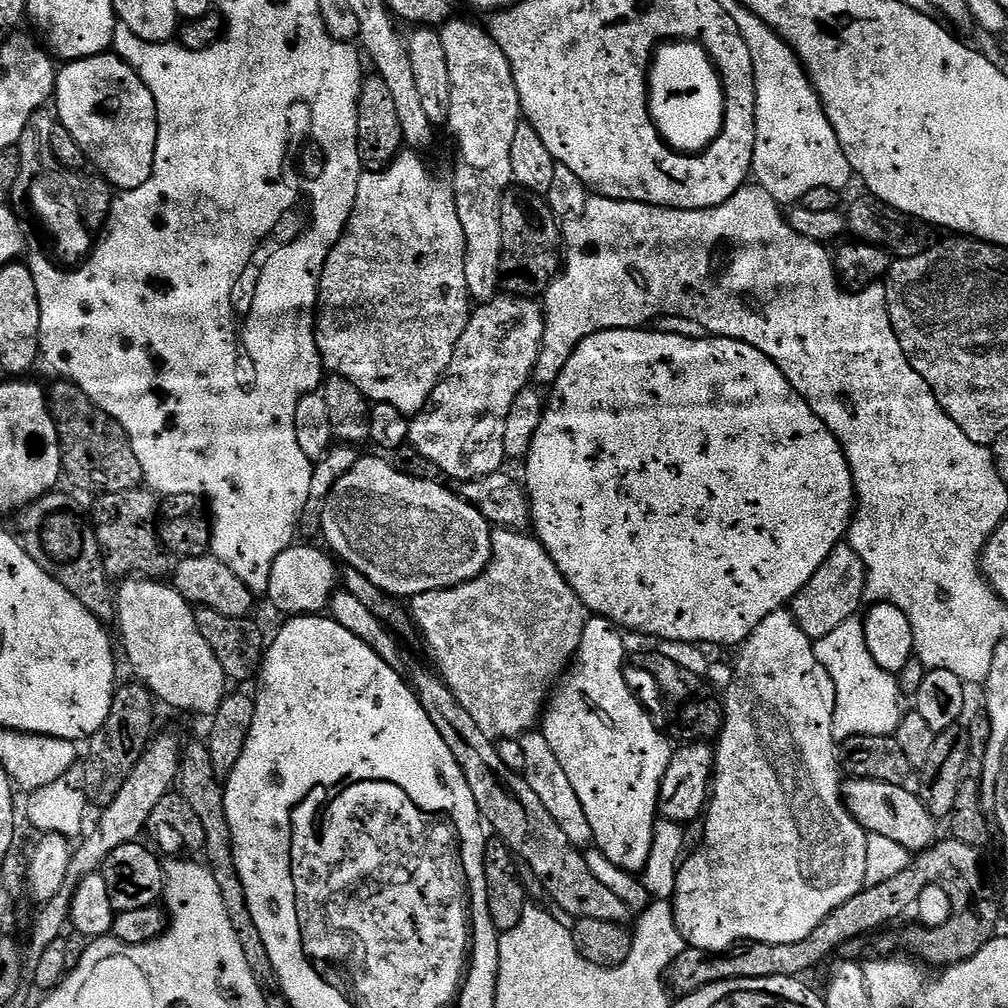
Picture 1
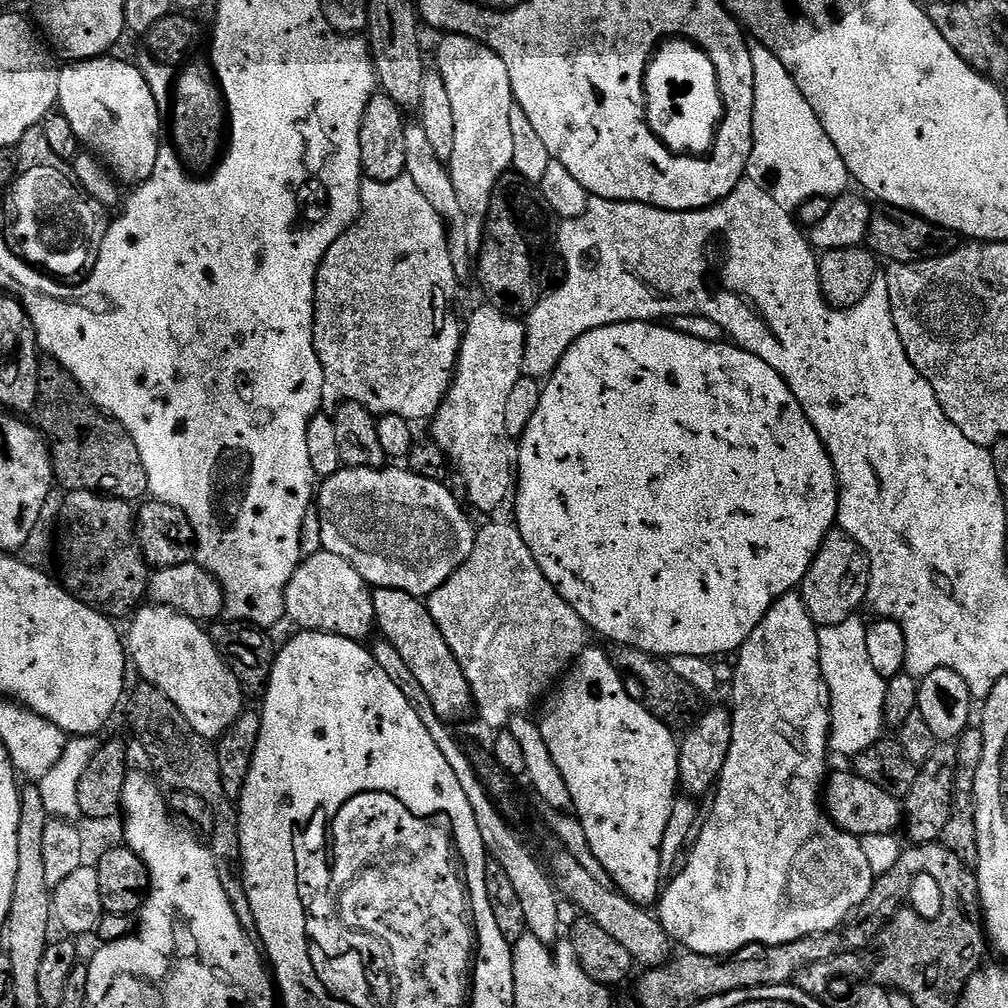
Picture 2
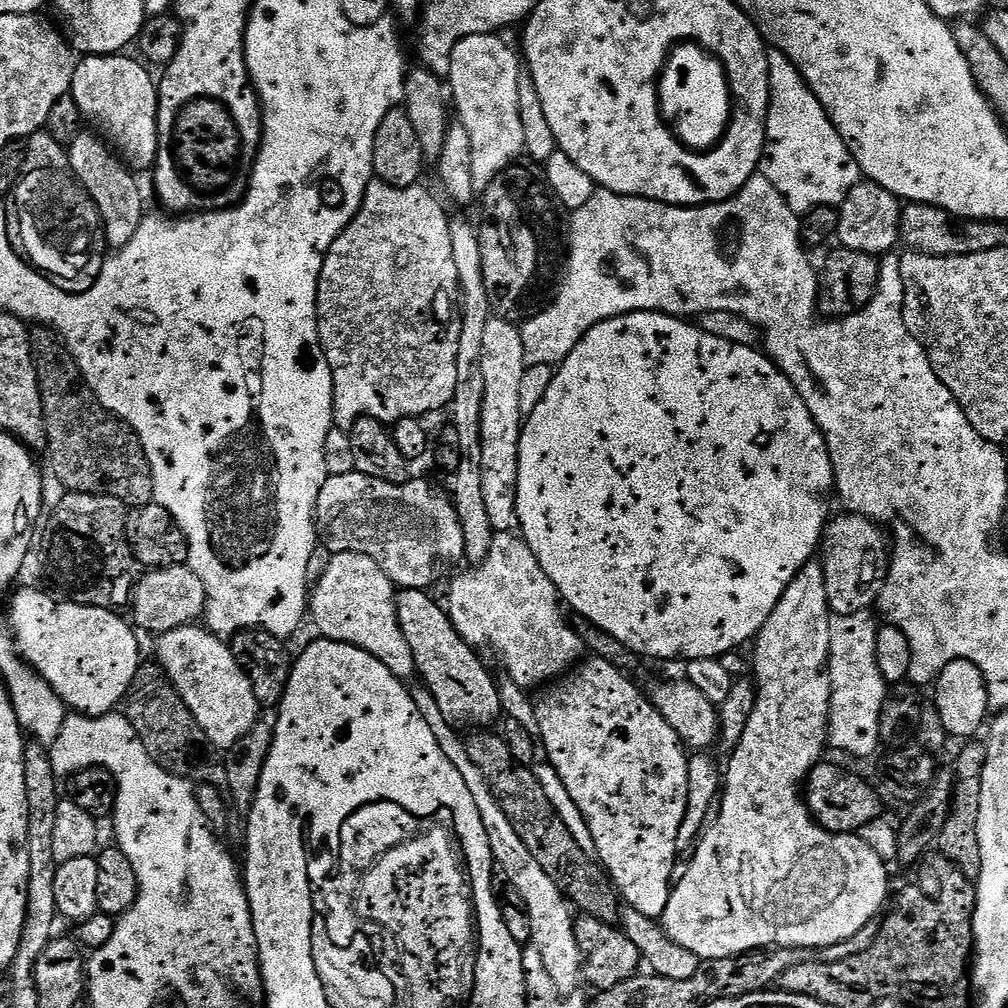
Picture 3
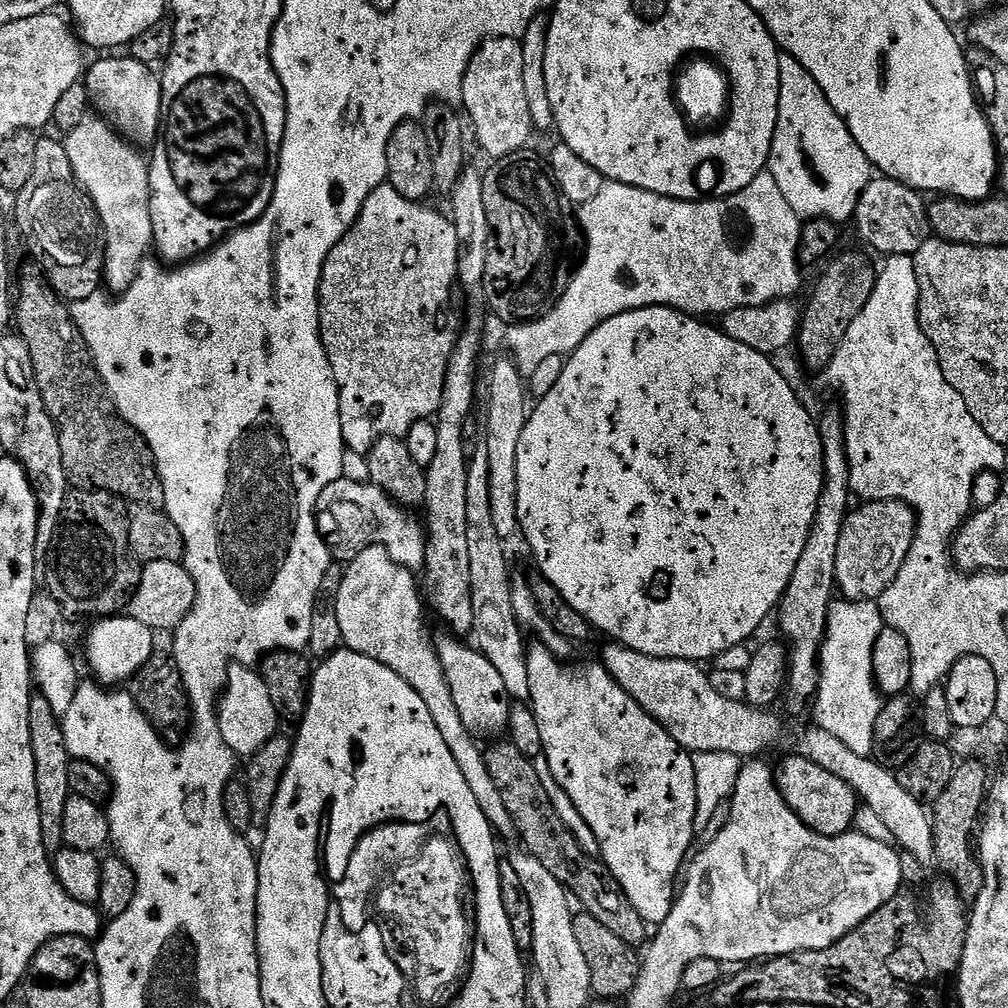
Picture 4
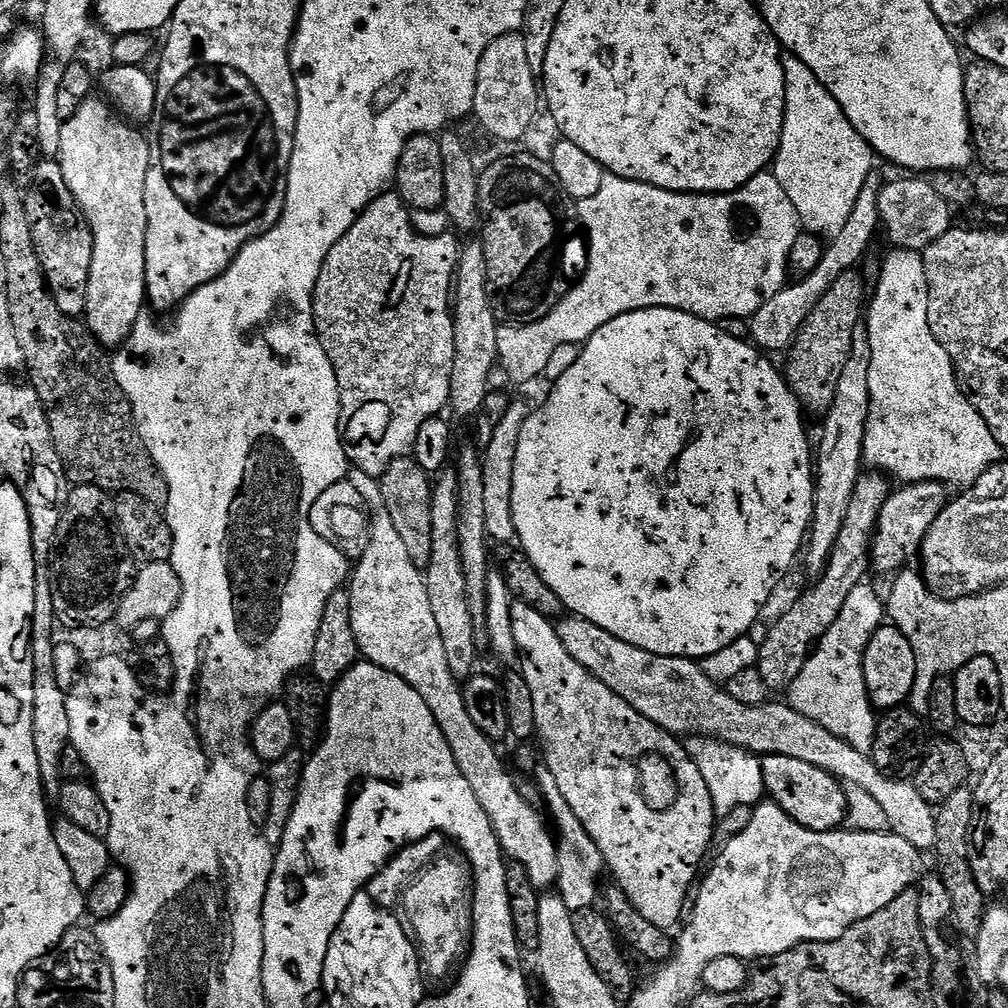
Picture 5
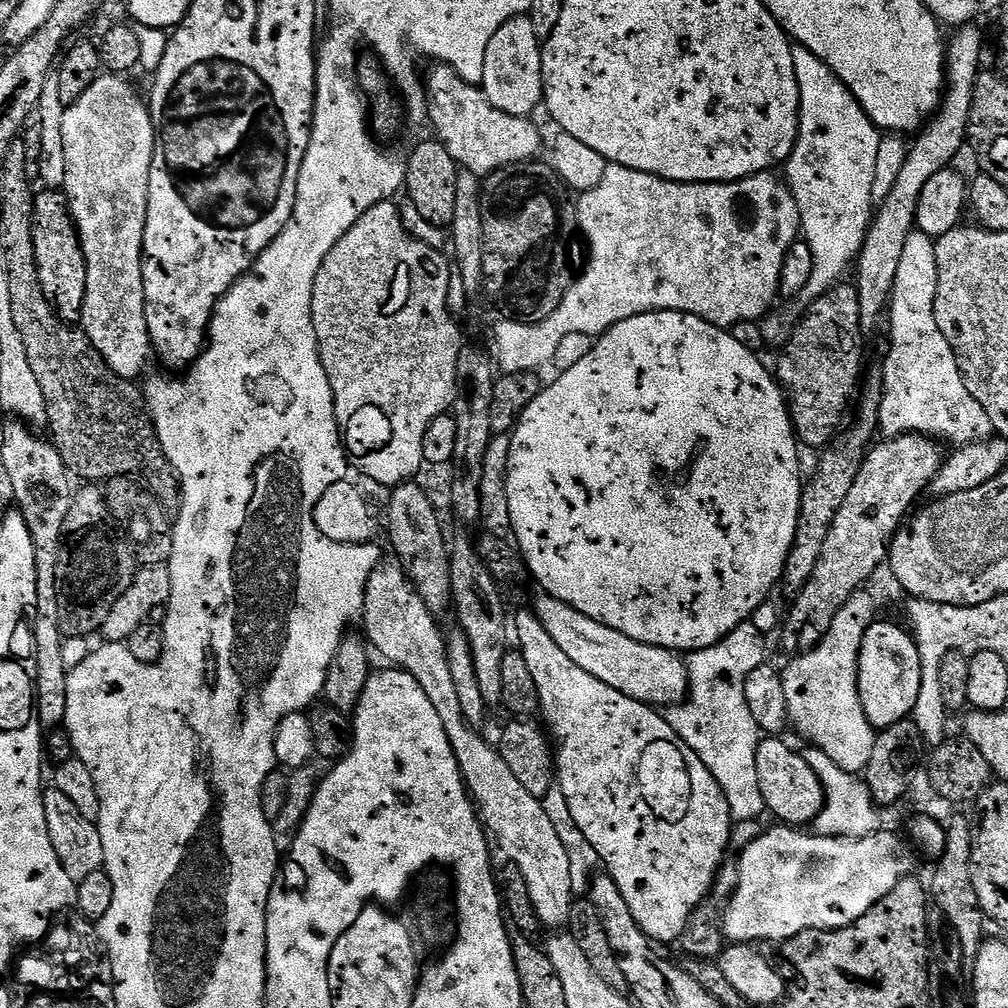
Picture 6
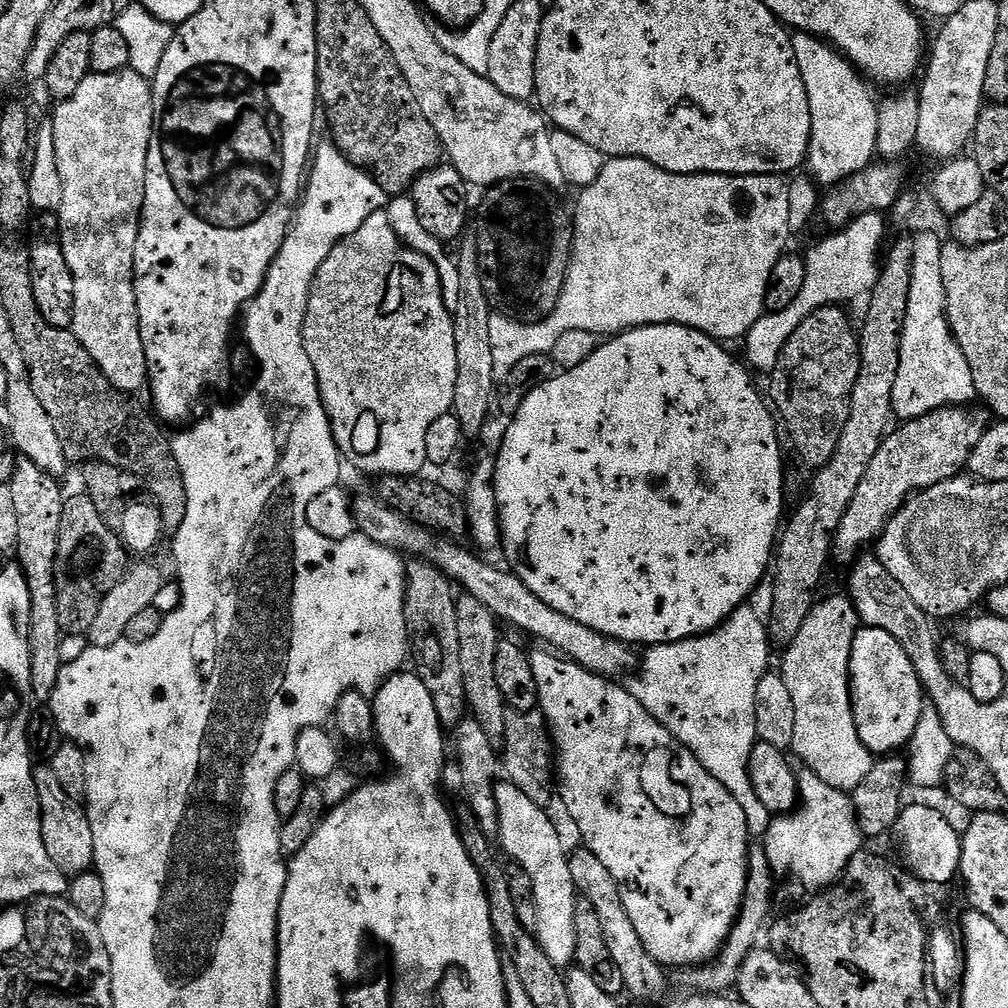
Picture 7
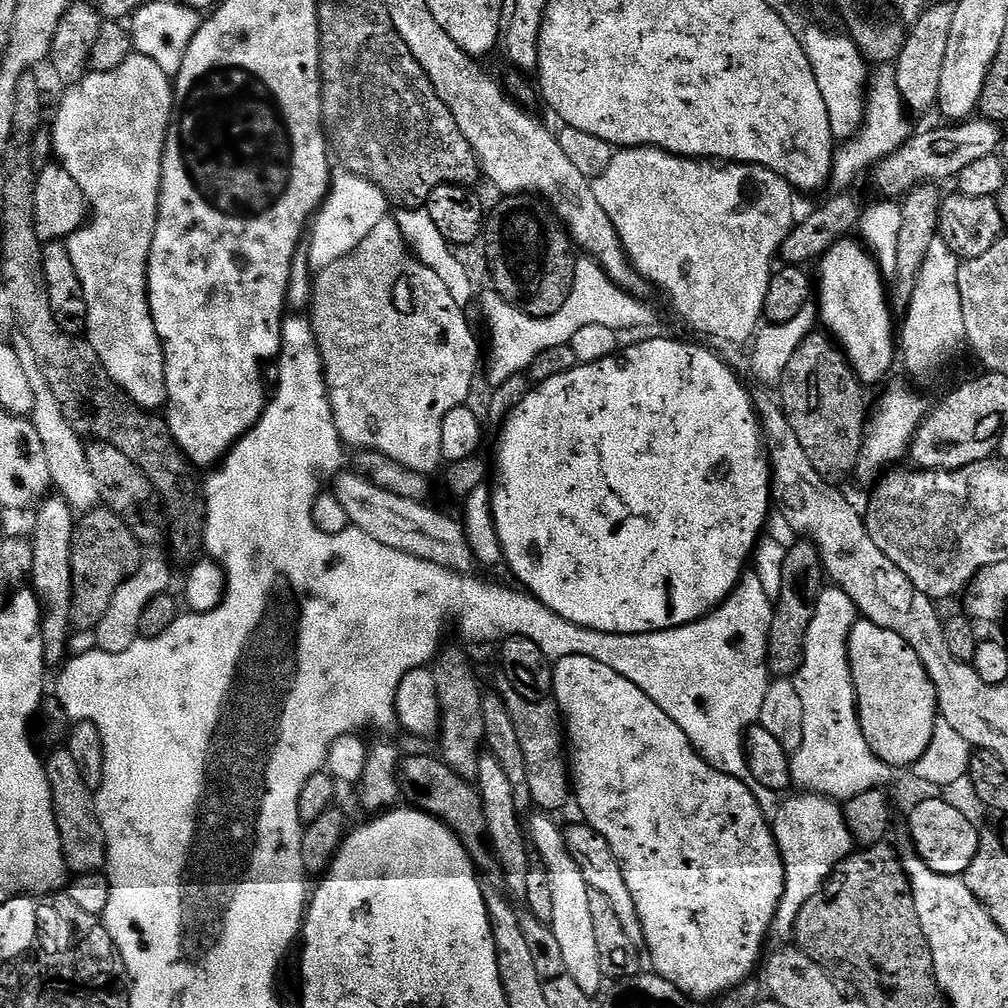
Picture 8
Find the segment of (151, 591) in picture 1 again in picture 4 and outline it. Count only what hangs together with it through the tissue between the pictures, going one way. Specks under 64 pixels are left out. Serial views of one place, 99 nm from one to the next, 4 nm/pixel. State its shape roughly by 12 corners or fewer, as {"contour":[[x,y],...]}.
{"contour":[[229,663],[215,713],[224,744],[255,756],[281,731],[261,673]]}

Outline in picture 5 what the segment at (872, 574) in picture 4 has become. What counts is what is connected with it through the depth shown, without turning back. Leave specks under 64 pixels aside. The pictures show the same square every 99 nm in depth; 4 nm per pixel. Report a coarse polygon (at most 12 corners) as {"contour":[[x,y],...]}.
{"contour":[[939,480],[893,491],[877,518],[871,567],[915,561],[949,502]]}

